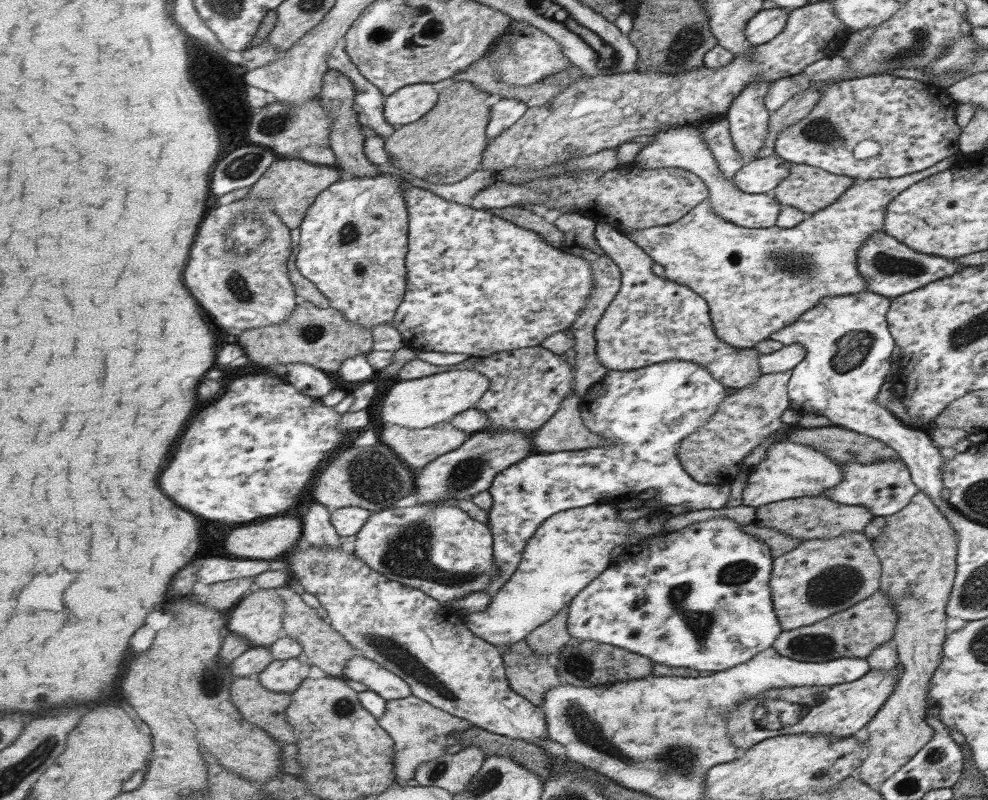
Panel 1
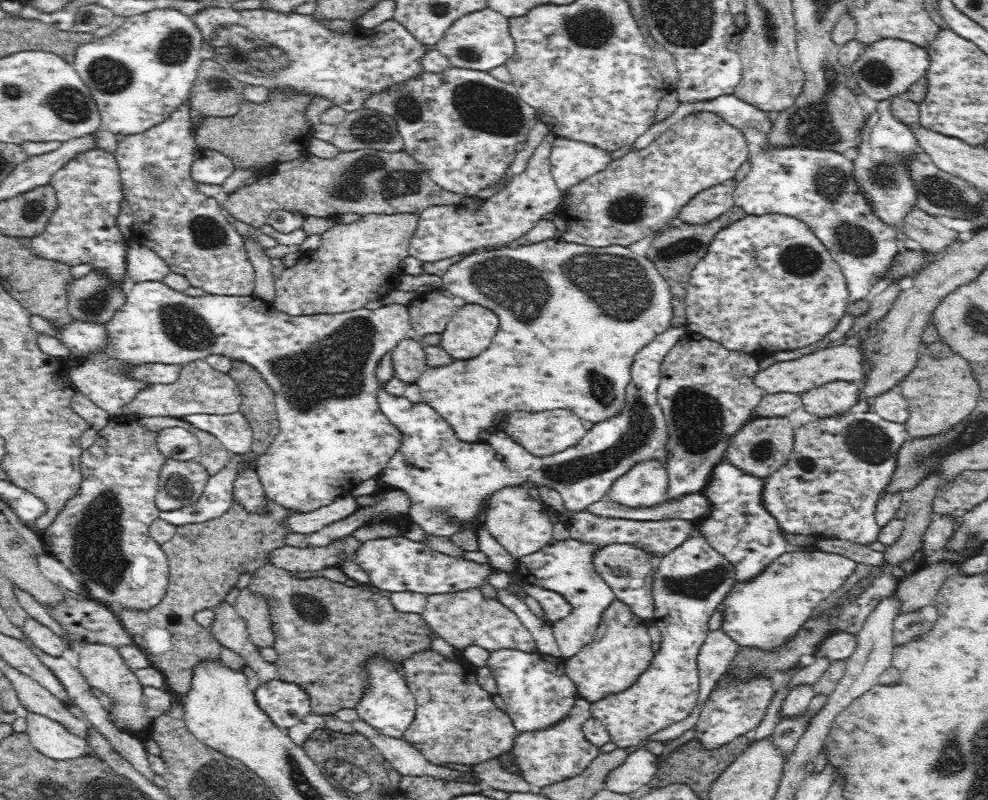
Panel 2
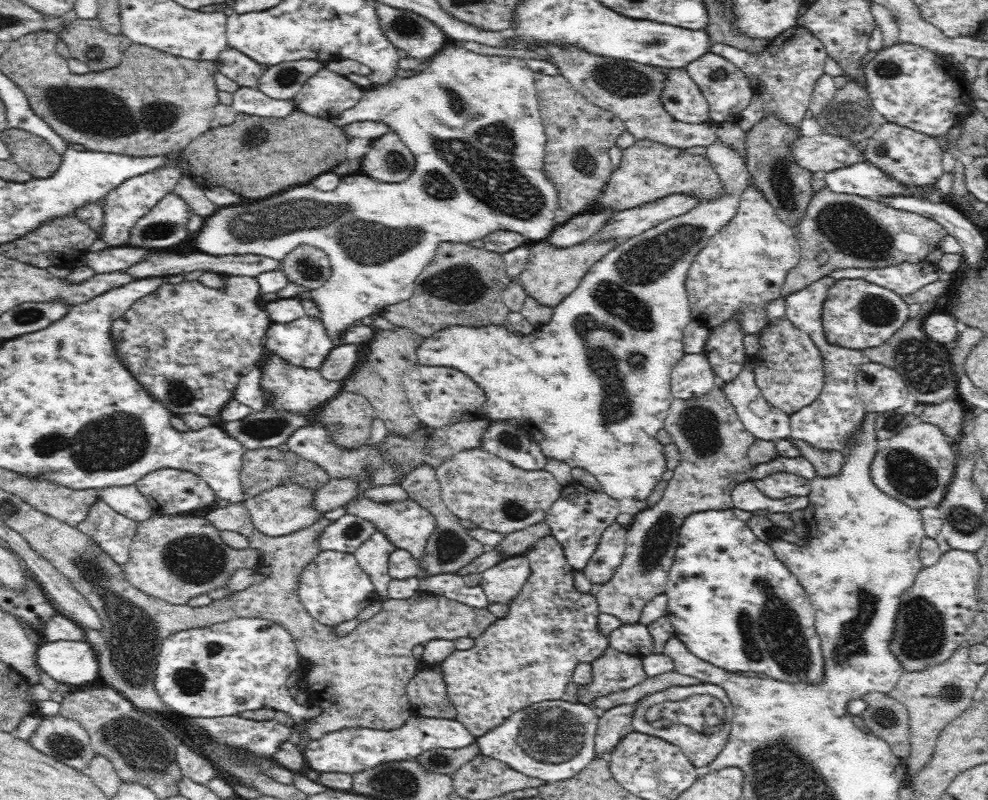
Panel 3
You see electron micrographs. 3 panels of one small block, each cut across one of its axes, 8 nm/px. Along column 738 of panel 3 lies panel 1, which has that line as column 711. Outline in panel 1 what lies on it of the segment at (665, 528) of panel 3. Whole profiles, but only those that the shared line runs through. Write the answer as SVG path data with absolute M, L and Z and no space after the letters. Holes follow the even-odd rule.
M791 370L764 374L750 386L735 388L735 393L726 393L726 397L714 412L714 416L702 428L697 429L690 436L682 438L676 446L676 455L683 470L692 479L695 479L695 482L729 485L731 480L735 478L737 471L741 468L742 461L745 460L746 455L755 449L760 442L763 442L766 436L780 428L780 425L783 423L780 416L789 406L786 385L789 384L790 374Z

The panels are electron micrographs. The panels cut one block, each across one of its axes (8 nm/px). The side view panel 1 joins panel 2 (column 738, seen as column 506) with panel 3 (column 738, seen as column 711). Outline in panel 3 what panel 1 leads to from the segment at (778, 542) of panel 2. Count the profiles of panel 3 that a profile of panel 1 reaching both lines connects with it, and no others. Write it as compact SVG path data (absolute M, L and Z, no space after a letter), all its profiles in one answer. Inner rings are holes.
M751 360L745 364L744 370L741 370L737 378L734 378L732 382L726 382L723 389L725 396L732 401L732 406L736 409L738 418L744 423L744 428L748 429L748 432L752 433L757 439L776 441L785 439L791 434L791 418L789 414L770 405L768 399L761 393L760 387L755 381L753 362ZM753 479L742 482L733 487L731 492L733 498L733 508L740 510L769 510L770 512L794 512L802 511L808 506L808 498L786 498L786 500L776 500L768 498L756 486Z

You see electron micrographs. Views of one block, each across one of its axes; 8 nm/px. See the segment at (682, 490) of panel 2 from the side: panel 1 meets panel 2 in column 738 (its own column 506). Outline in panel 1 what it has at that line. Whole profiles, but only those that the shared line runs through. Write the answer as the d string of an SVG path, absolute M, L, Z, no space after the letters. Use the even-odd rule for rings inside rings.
M541 345L494 353L480 359L481 361L471 370L486 376L490 382L490 388L486 390L473 409L467 409L449 421L457 430L462 430L468 436L481 430L521 431L534 434L554 413L558 412L558 406L566 400L566 396L571 394L571 389L575 386L575 369L569 367L564 356L555 357L555 354Z

